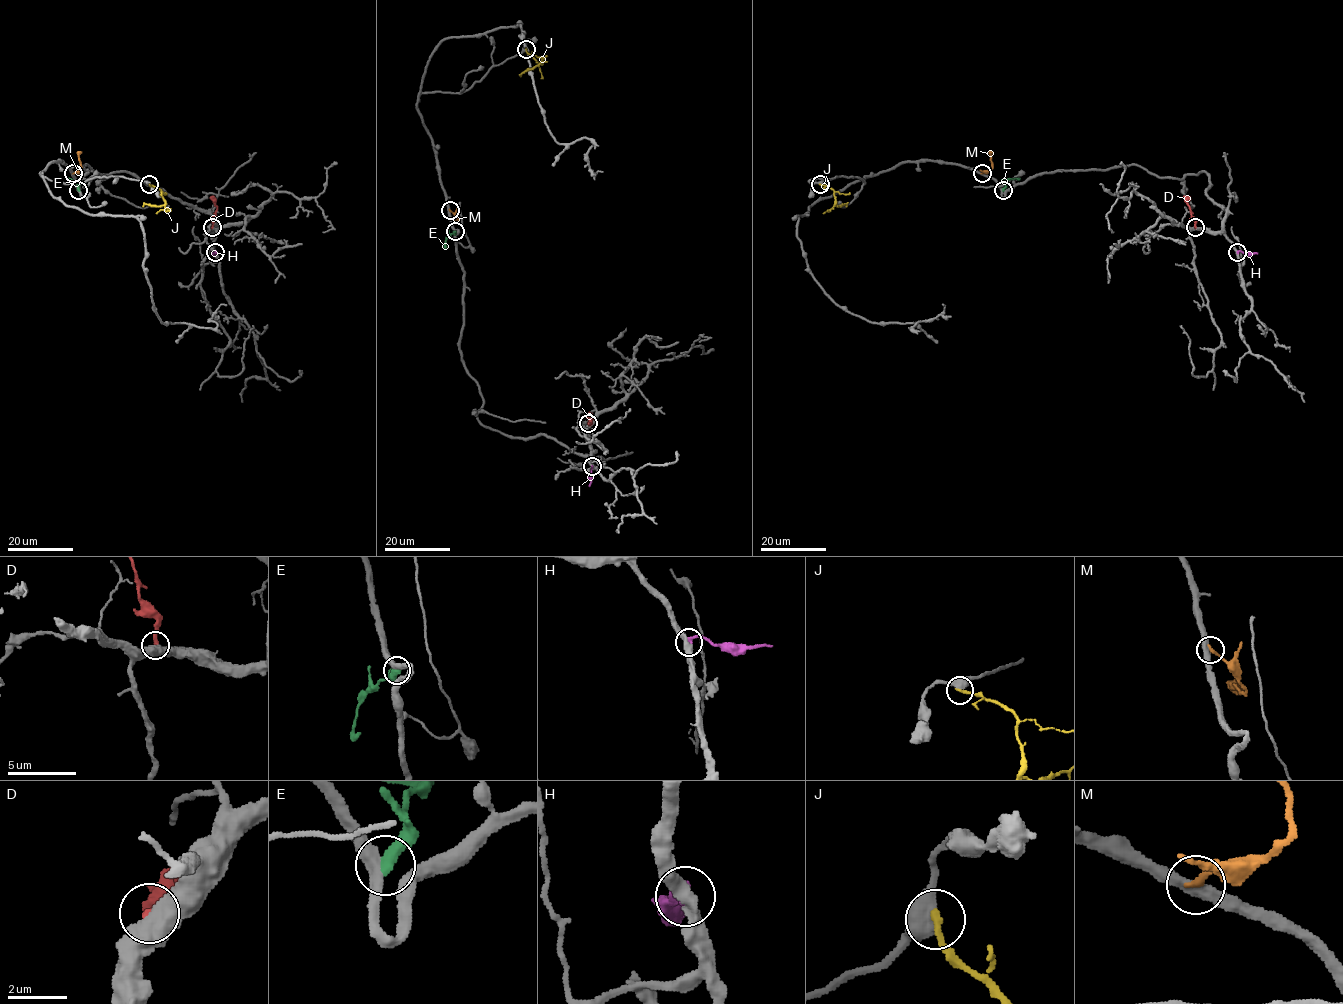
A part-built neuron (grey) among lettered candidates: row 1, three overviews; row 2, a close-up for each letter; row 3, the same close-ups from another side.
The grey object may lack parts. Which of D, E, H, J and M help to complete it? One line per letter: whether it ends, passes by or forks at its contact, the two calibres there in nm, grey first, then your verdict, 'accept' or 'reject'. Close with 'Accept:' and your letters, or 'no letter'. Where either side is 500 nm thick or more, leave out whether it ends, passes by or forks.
D: 600 nm thick on the grey side, 340 nm on the other; reject
E: it ends there; 400 nm thick on the grey side, 440 nm on the other; reject
H: it ends there; 380 nm thick on the grey side, 240 nm on the other; accept
J: it ends there; 480 nm thick on the grey side, 240 nm on the other; reject
M: it ends there; 400 nm thick on the grey side, 240 nm on the other; reject
Accept: H

